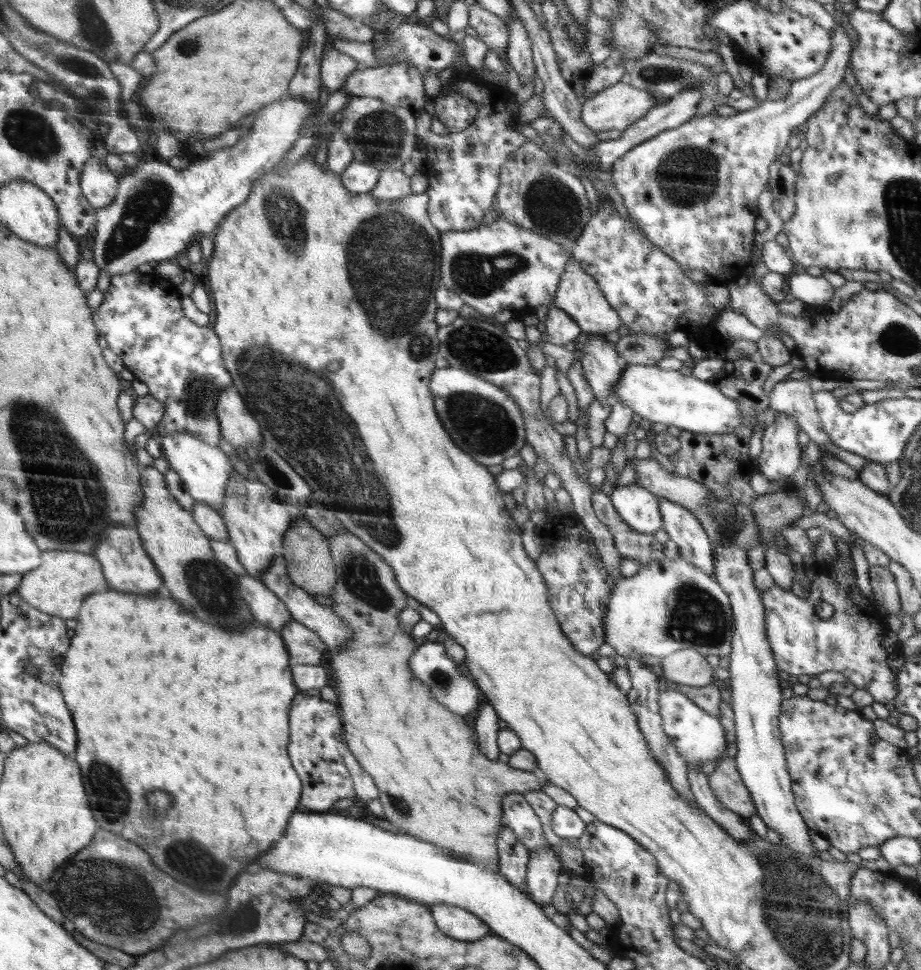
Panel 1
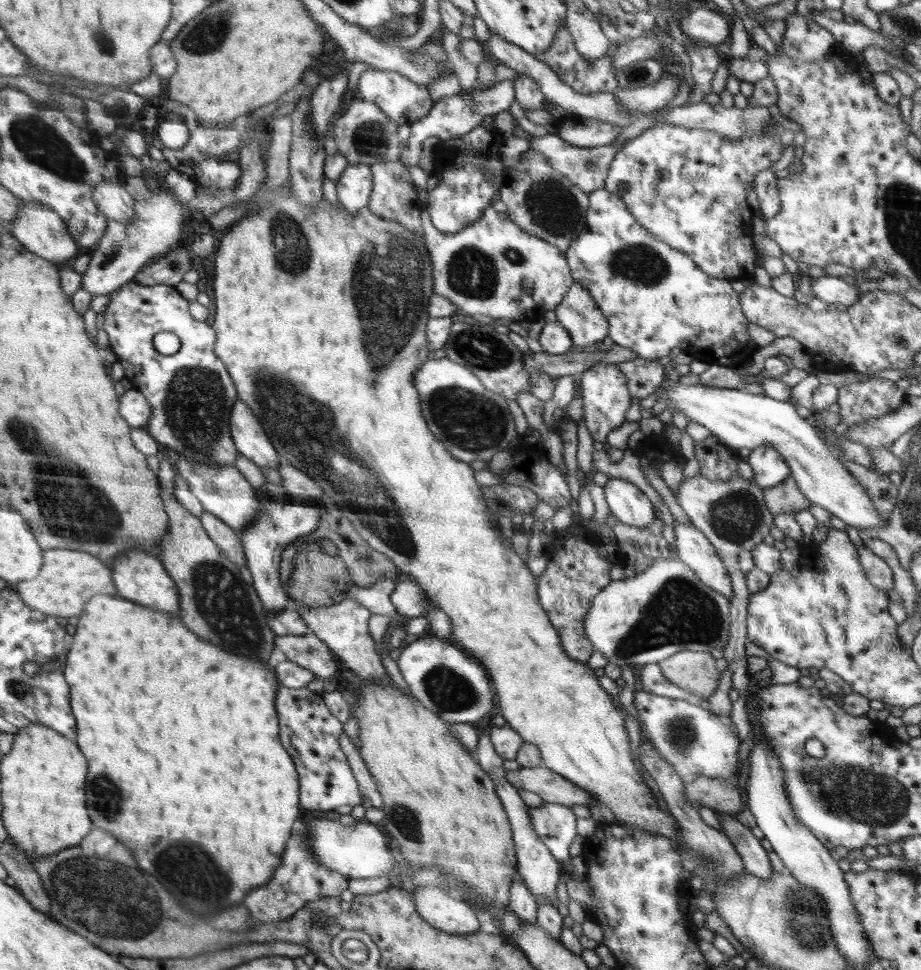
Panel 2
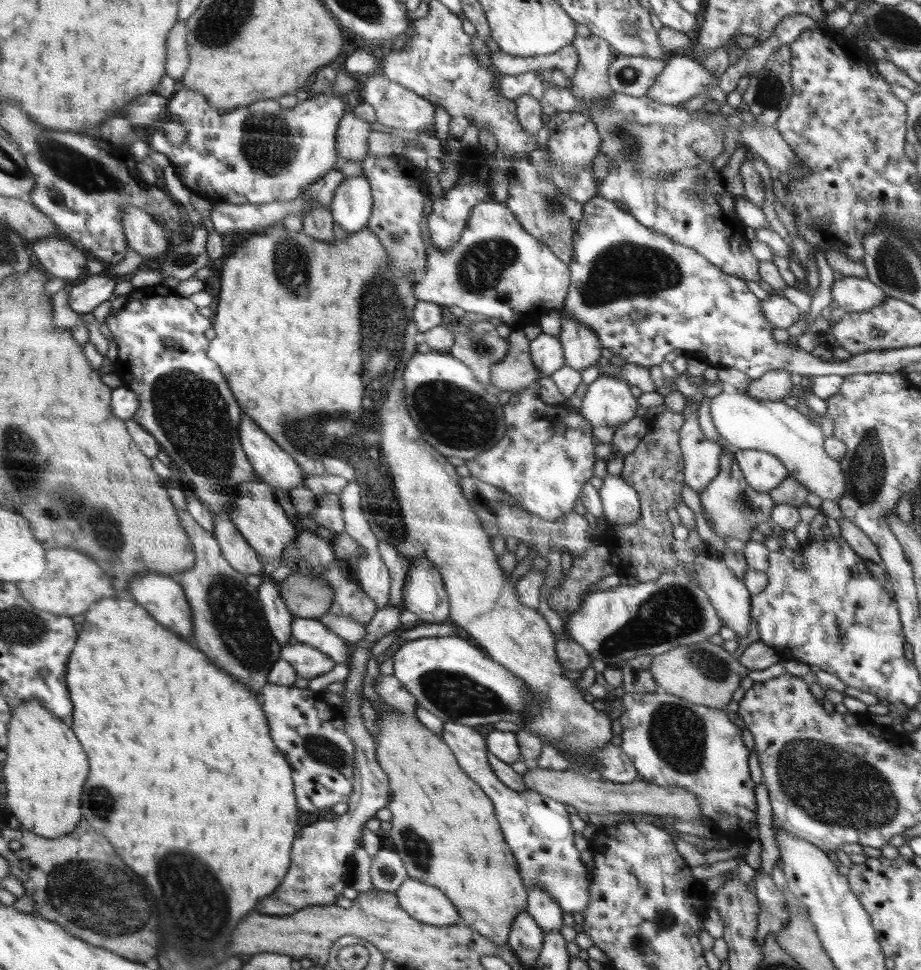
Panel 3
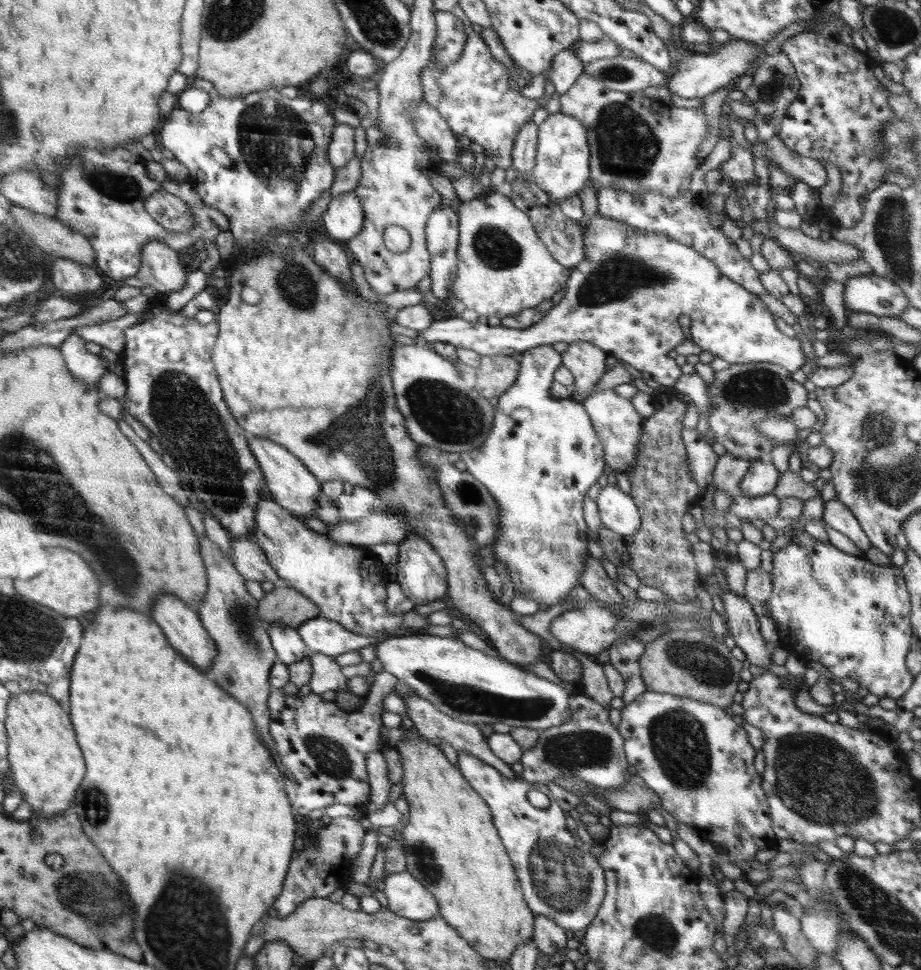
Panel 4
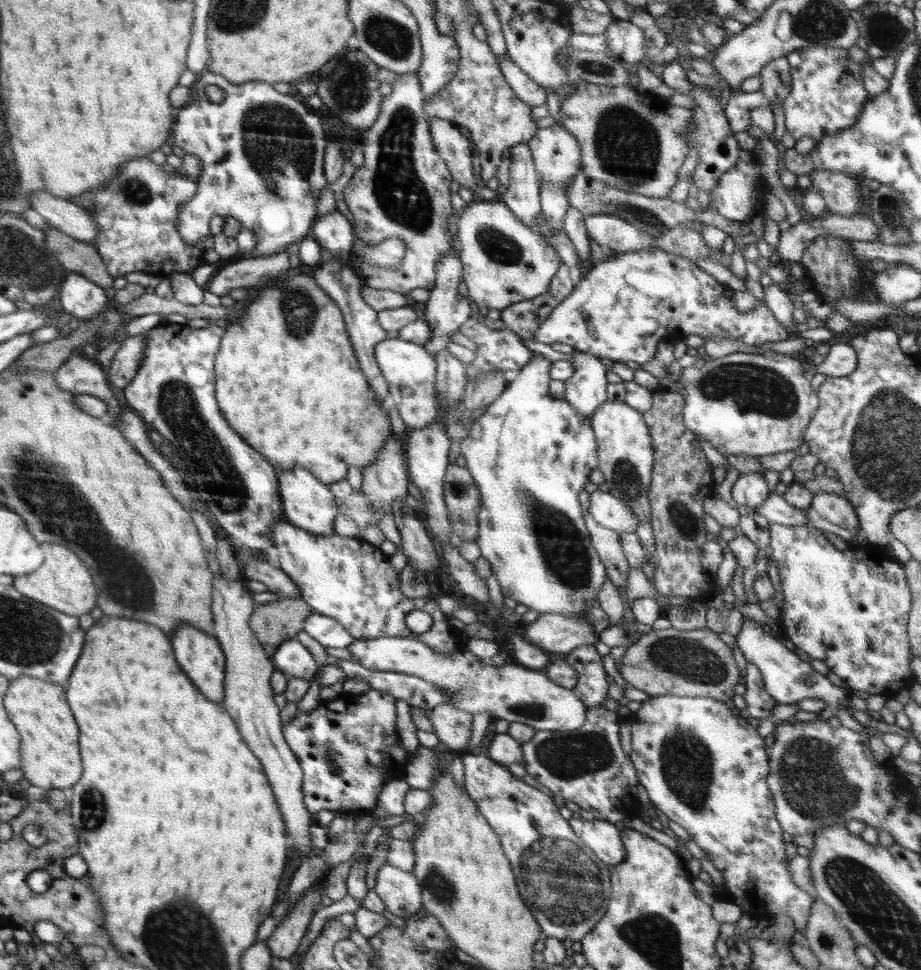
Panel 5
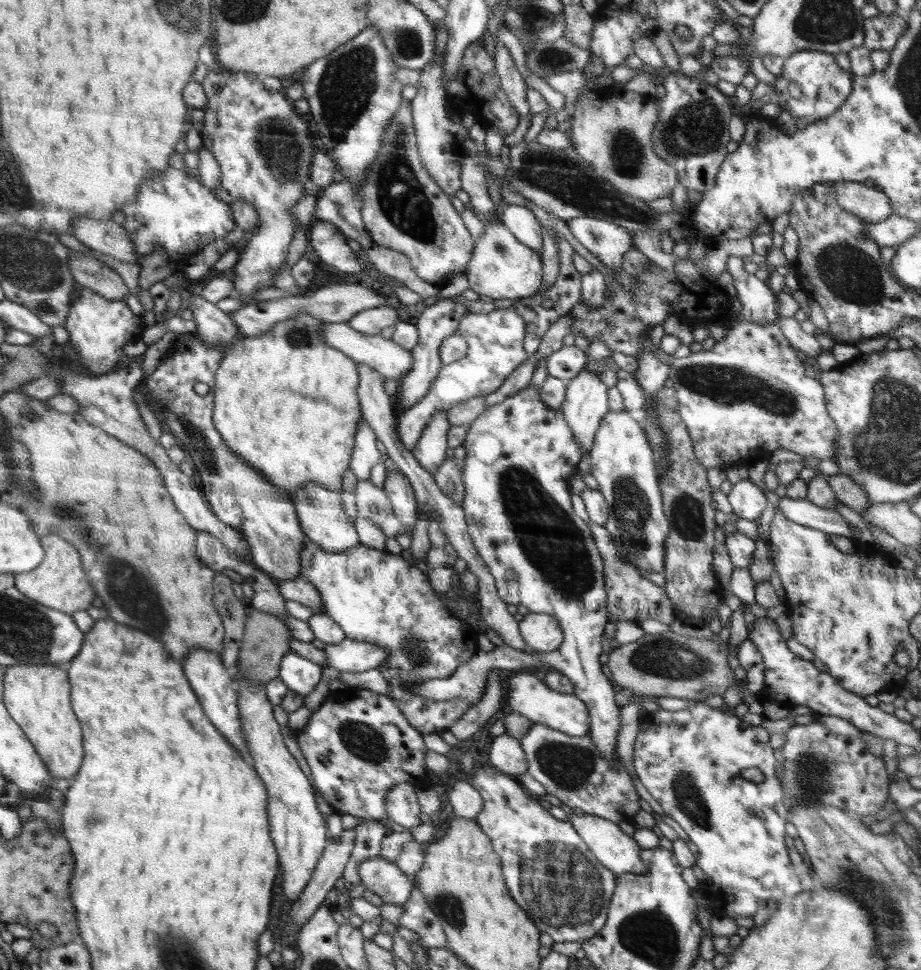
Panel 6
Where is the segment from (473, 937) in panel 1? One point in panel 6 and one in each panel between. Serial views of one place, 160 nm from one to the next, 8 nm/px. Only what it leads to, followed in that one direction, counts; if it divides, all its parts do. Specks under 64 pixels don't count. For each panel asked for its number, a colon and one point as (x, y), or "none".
2: (439, 910)
3: (425, 903)
4: (406, 896)
5: (400, 892)
6: (382, 877)

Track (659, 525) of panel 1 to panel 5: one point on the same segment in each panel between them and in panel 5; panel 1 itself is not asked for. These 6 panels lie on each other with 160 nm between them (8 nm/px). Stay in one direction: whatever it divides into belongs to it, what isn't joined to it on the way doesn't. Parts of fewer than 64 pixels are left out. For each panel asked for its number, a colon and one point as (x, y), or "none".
2: (627, 502)
3: (621, 506)
4: (618, 512)
5: (611, 513)

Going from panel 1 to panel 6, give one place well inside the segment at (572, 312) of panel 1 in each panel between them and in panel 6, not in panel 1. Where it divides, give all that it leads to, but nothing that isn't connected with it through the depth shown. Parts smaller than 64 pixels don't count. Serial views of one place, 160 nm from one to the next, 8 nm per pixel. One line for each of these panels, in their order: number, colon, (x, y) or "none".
2: (578, 313)
3: (581, 348)
4: (585, 360)
5: (585, 390)
6: (586, 401)

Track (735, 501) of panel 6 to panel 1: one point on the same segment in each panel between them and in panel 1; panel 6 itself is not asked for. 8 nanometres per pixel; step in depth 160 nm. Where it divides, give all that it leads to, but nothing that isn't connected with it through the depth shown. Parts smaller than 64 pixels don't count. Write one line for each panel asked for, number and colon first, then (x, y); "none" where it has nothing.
1: (781, 452)
2: (769, 468)
3: (763, 471)
4: (761, 478)
5: (751, 489)

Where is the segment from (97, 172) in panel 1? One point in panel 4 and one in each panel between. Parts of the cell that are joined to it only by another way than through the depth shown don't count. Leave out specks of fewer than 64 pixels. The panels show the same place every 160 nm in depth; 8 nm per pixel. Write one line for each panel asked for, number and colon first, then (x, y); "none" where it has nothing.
2: (112, 198)
3: (144, 235)
4: (160, 268)

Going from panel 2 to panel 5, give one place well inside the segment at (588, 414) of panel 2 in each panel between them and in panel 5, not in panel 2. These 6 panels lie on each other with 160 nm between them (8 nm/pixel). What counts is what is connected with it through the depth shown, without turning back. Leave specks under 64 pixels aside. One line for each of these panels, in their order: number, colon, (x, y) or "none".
3: (608, 402)
4: (617, 424)
5: (625, 455)

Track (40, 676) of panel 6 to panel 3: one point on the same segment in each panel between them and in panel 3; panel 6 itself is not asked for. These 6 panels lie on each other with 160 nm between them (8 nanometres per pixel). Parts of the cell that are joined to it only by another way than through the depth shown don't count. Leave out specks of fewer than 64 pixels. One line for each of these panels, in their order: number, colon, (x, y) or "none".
3: (45, 769)
4: (47, 765)
5: (51, 753)

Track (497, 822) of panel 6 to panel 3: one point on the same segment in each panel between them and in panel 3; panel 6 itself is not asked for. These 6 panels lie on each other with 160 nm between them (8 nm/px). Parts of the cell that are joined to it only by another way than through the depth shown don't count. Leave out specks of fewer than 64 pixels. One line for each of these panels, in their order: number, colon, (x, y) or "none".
3: (537, 829)
4: (558, 877)
5: (566, 886)

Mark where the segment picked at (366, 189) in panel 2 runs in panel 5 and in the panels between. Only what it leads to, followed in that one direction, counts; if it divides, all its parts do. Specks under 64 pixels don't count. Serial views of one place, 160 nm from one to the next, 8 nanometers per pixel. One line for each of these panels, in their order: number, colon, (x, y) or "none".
3: (351, 206)
4: (343, 219)
5: (333, 231)

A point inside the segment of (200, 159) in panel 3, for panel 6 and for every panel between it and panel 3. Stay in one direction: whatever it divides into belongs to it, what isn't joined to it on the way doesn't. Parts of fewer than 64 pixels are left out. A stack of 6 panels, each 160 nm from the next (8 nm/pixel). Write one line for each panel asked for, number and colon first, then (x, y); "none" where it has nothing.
4: (278, 145)
5: (262, 156)
6: (262, 147)

